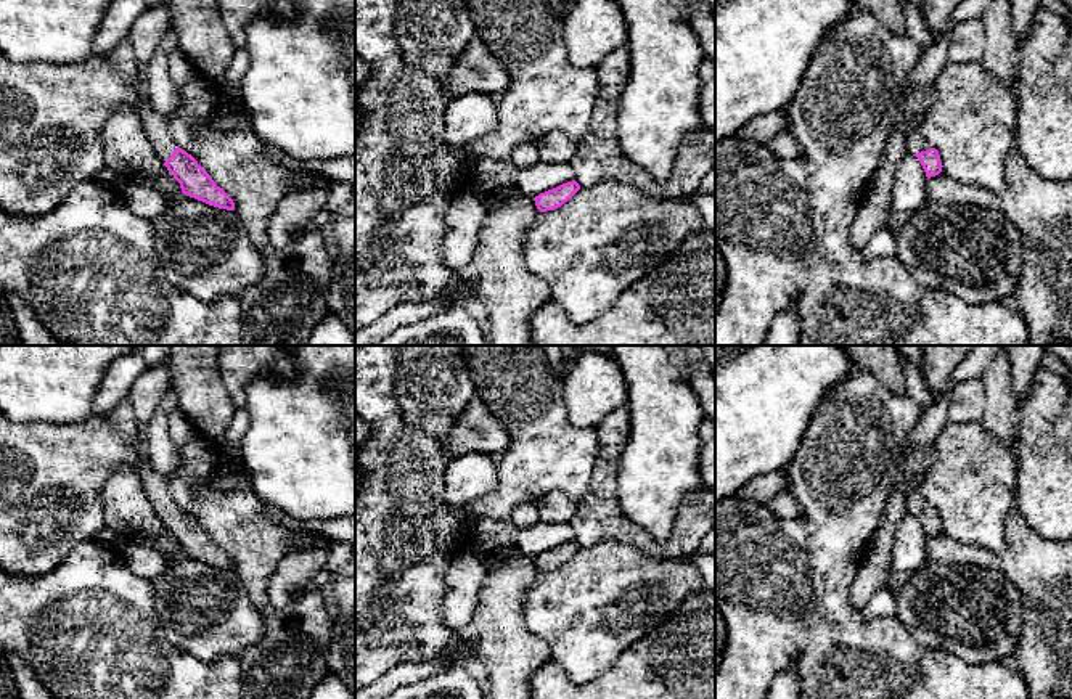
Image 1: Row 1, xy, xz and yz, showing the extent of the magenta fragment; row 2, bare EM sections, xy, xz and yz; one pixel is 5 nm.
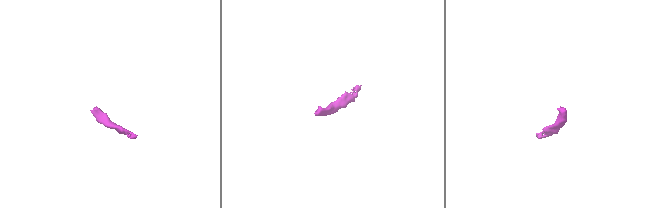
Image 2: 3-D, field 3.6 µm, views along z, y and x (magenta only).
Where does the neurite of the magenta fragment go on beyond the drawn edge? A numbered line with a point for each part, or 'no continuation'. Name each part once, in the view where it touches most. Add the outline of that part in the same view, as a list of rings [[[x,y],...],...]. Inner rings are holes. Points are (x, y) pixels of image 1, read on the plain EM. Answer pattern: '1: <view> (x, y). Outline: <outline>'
1: yz (916, 502). Outline: [[[923,485],[906,493],[906,509],[911,514],[918,514],[921,511],[927,511],[932,505],[923,493]]]

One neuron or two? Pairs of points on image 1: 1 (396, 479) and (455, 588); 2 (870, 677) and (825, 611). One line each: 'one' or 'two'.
1: two
2: one

